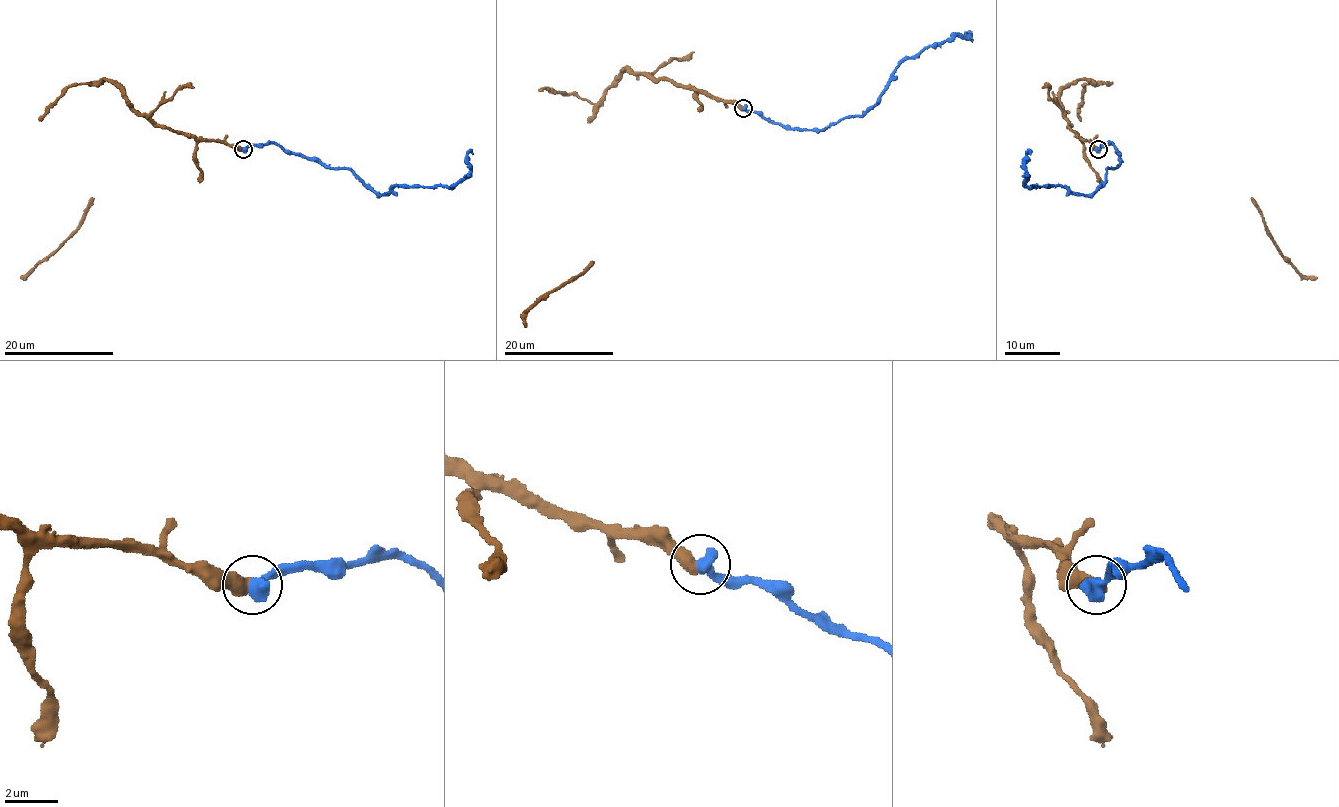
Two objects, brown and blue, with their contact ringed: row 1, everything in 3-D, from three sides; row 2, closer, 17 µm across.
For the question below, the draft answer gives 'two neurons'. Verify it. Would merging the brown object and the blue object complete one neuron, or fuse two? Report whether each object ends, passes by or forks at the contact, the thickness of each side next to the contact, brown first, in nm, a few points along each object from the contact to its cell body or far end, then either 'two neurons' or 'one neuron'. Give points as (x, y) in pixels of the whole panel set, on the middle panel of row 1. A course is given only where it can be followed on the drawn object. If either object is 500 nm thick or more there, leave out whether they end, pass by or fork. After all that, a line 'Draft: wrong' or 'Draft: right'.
calibres 550 and 600 nm; course brown (743, 108), (625, 69), (589, 123), (591, 262), (526, 313), (526, 327); course blue (743, 108), (792, 130), (825, 130), (861, 116), (904, 60), (955, 35), (973, 40); two neurons
Draft: right

